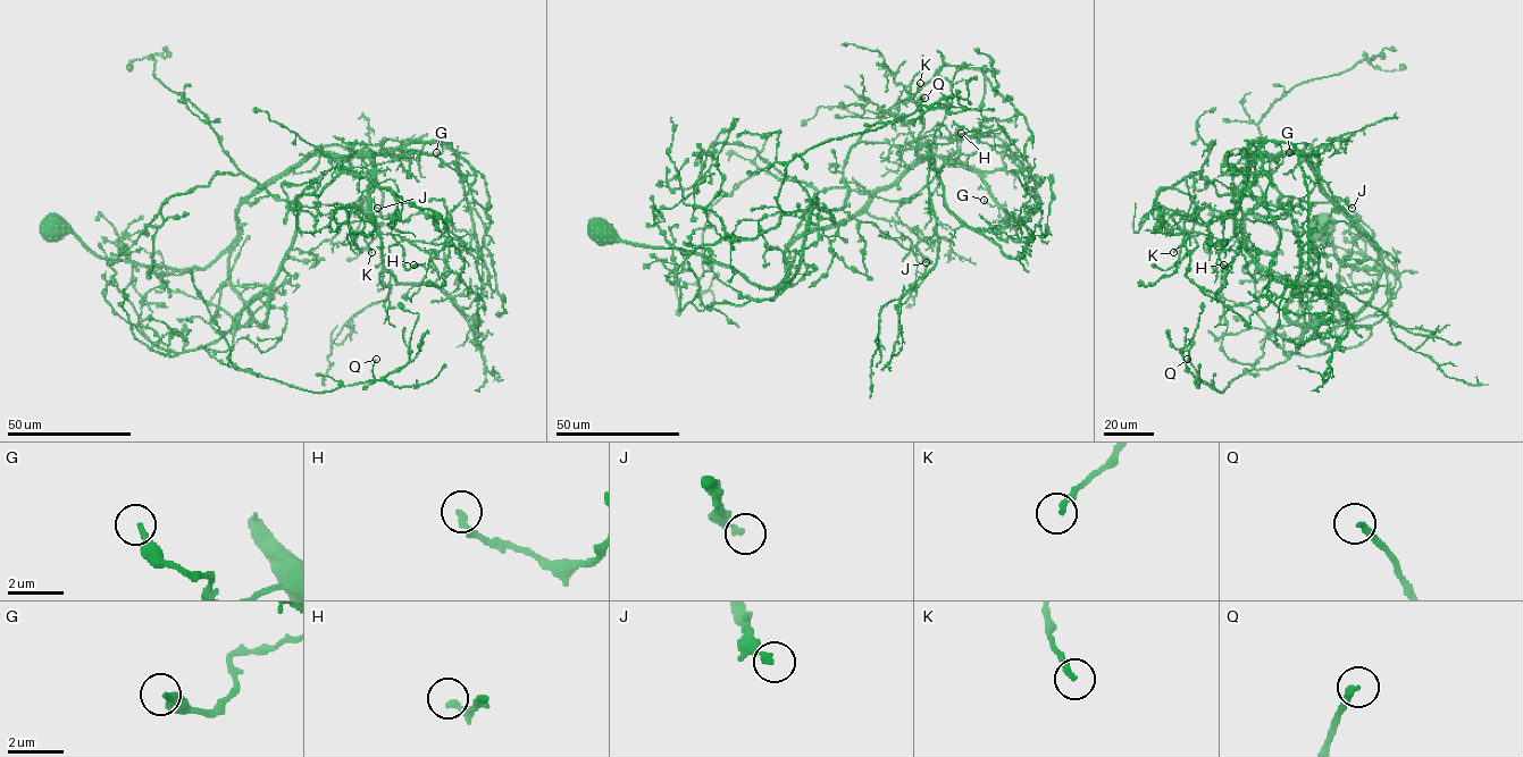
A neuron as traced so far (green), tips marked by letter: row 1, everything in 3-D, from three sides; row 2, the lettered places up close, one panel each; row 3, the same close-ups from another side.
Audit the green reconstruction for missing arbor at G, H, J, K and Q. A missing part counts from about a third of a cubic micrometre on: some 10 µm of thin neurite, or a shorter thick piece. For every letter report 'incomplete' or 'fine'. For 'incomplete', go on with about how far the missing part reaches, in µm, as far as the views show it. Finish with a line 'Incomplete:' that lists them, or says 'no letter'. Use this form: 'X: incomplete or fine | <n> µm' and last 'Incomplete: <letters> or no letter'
G: fine
H: fine
J: incomplete | 20 µm
K: fine
Q: incomplete | 3 µm
Incomplete: J, Q

